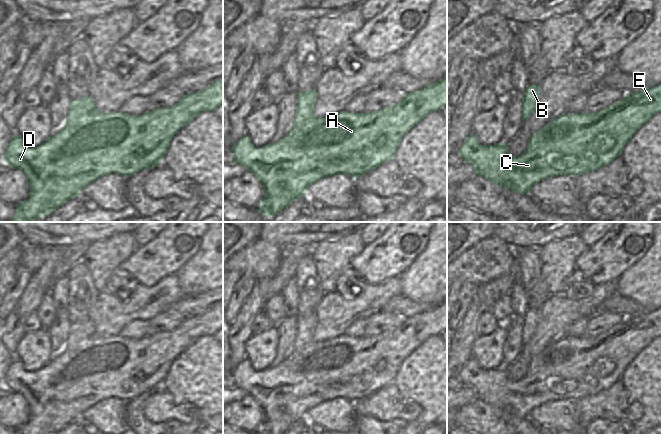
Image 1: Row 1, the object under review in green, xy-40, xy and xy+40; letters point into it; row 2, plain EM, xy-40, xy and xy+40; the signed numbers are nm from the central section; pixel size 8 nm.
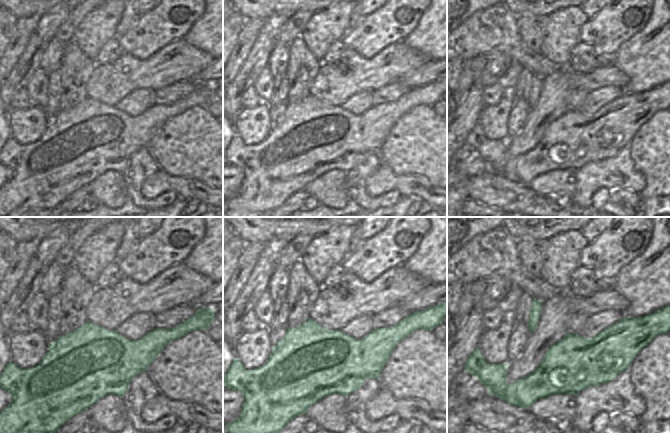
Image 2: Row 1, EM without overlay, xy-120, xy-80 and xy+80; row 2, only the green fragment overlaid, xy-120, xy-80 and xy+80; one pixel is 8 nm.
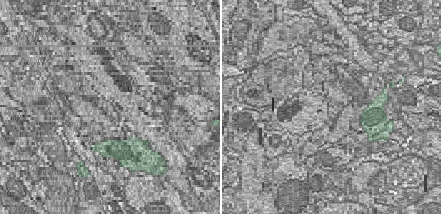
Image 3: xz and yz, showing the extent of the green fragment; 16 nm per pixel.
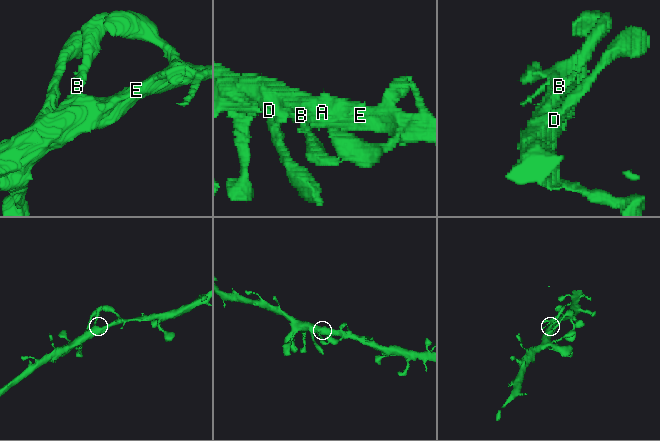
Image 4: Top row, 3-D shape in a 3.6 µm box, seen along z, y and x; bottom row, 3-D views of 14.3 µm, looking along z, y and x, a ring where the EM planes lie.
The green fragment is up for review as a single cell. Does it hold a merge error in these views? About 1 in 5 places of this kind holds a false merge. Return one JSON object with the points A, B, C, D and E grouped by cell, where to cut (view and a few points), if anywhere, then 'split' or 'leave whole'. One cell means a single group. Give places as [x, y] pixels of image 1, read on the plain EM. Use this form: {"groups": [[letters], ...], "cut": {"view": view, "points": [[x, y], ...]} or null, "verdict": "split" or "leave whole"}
{"groups": [["A", "B", "C", "D", "E"]], "cut": null, "verdict": "leave whole"}

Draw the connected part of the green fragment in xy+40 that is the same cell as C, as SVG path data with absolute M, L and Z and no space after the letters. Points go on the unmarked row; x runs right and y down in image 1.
M661 308L626 317L621 325L597 337L565 337L557 341L536 355L526 374L517 381L508 376L508 367L481 369L472 357L466 361L458 378L464 387L474 392L476 399L523 419L530 417L530 412L543 403L559 399L577 401L611 387L632 360L657 337L661 337Z

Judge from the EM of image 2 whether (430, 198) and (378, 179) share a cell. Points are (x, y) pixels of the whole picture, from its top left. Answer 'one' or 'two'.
one

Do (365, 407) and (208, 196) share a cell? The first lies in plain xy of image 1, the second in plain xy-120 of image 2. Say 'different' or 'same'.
same

